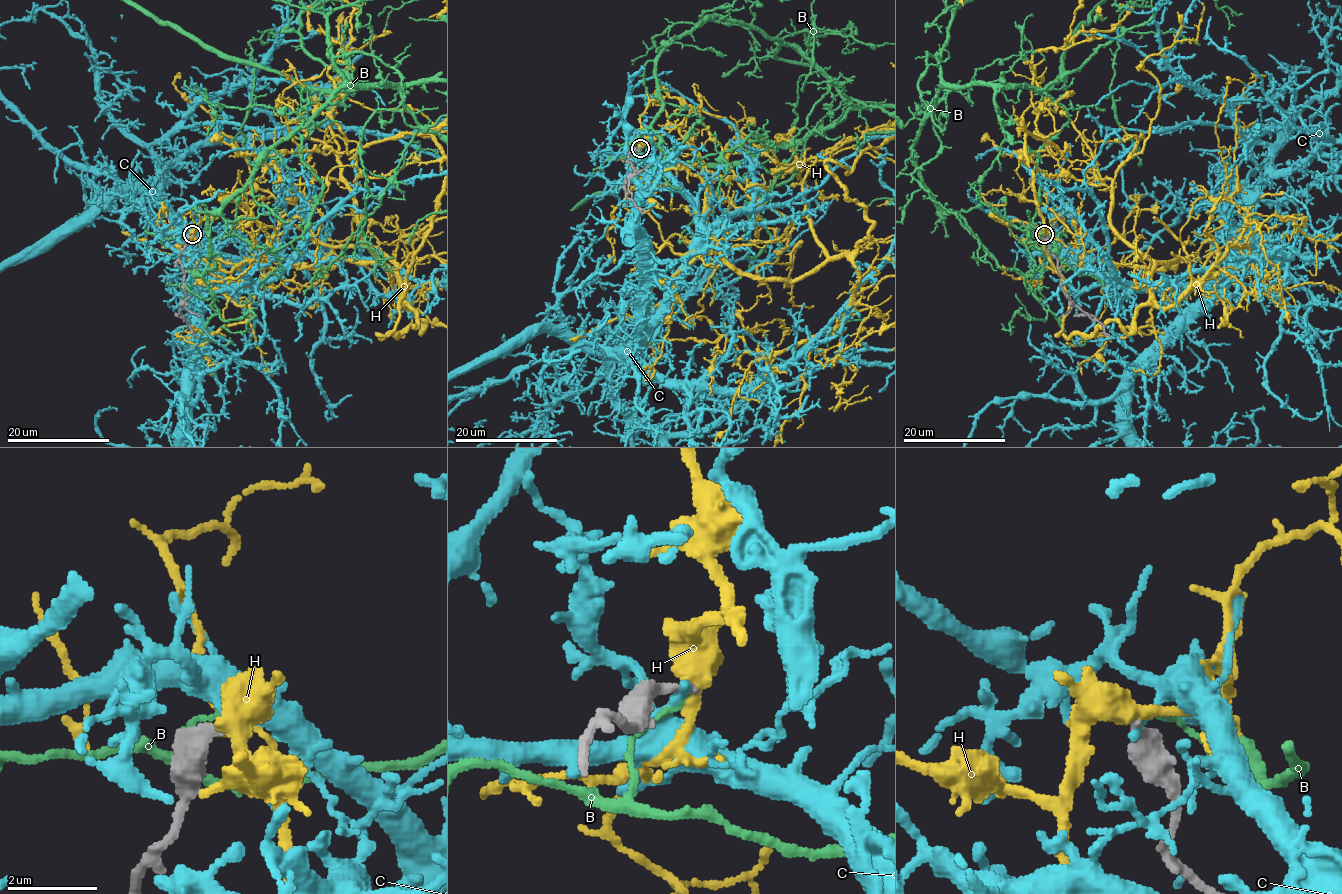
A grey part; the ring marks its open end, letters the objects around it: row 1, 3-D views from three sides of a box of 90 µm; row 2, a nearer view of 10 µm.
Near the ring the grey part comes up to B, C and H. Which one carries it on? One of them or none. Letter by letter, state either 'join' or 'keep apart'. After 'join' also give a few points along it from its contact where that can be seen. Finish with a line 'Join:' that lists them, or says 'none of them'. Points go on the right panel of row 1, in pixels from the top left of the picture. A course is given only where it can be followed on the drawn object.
B: keep apart
C: keep apart
H: keep apart
Join: none of them

